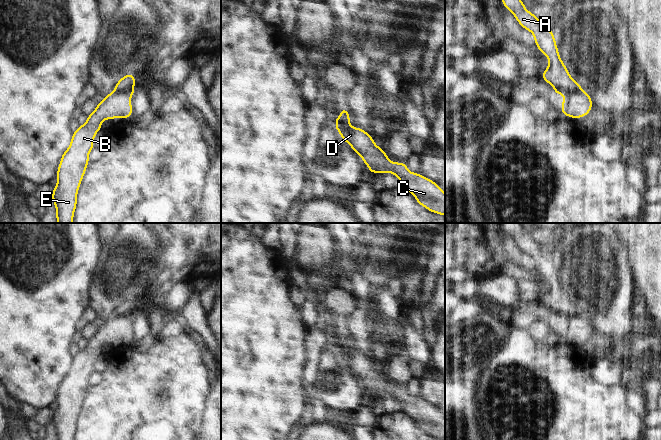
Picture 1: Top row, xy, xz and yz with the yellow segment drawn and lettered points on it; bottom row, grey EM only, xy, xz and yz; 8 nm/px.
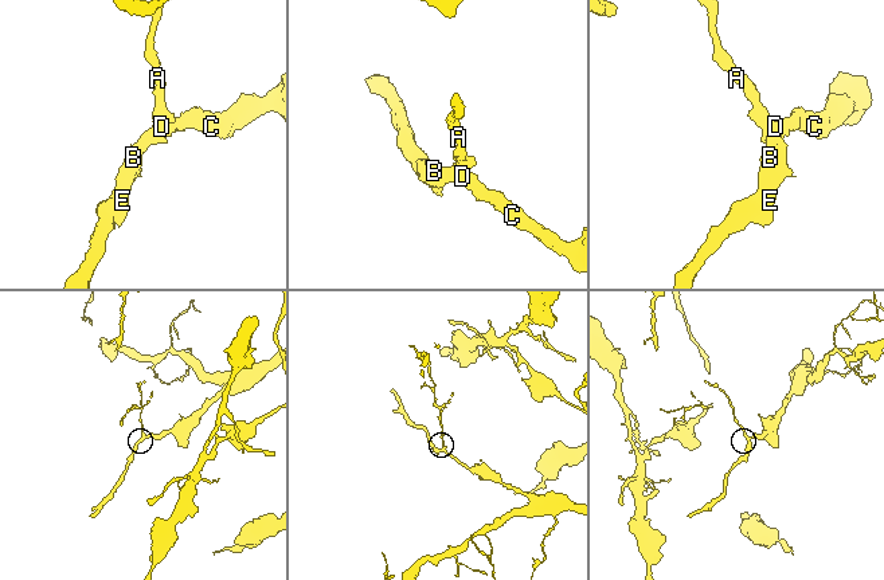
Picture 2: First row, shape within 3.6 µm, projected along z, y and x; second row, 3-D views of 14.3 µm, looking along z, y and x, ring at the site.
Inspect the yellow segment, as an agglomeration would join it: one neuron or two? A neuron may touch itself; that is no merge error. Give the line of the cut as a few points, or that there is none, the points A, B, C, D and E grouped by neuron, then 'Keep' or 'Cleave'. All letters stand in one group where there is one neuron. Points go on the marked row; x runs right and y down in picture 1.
Split along xy (133, 89), (114, 91). Groups: A / B C D E. Cleave

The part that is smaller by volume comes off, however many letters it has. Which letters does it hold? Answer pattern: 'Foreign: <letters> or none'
Foreign: A

